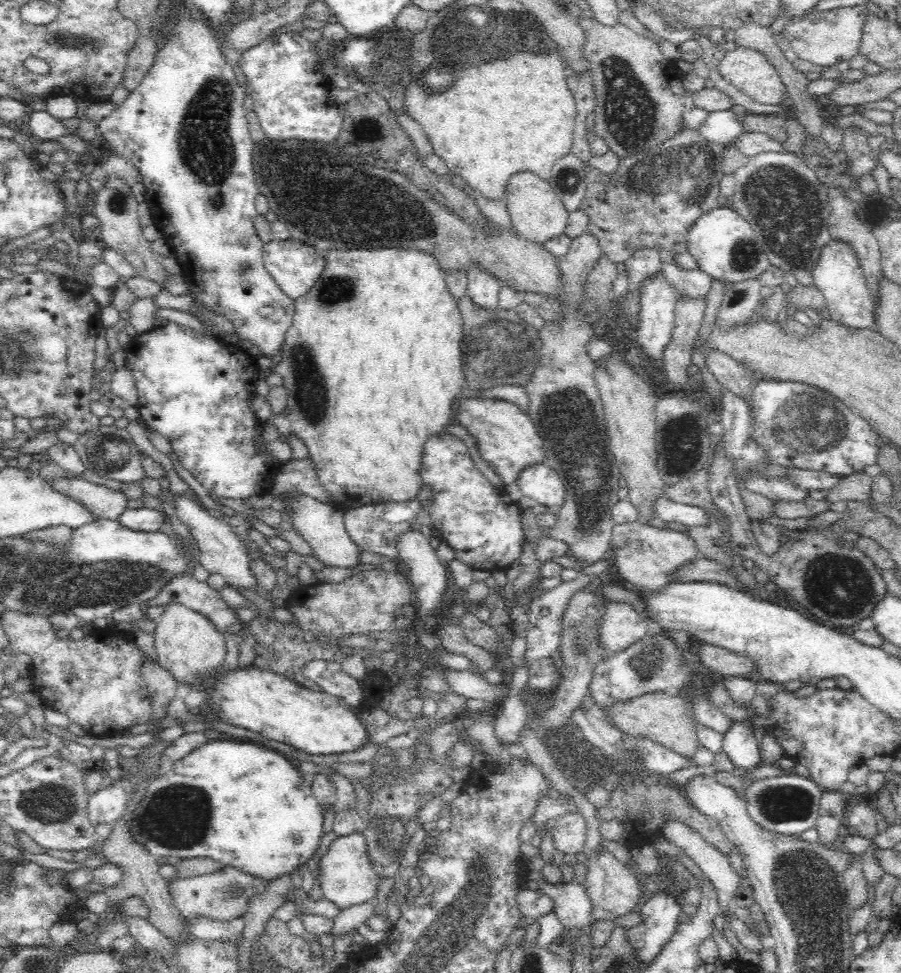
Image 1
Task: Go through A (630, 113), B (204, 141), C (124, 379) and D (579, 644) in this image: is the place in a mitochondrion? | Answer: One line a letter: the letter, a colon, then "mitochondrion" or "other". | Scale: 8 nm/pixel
A: mitochondrion
B: mitochondrion
C: other
D: mitochondrion

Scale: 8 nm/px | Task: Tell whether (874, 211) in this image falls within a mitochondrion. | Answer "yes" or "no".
no

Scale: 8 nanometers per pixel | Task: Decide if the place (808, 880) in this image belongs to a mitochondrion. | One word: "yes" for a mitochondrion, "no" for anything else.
yes

